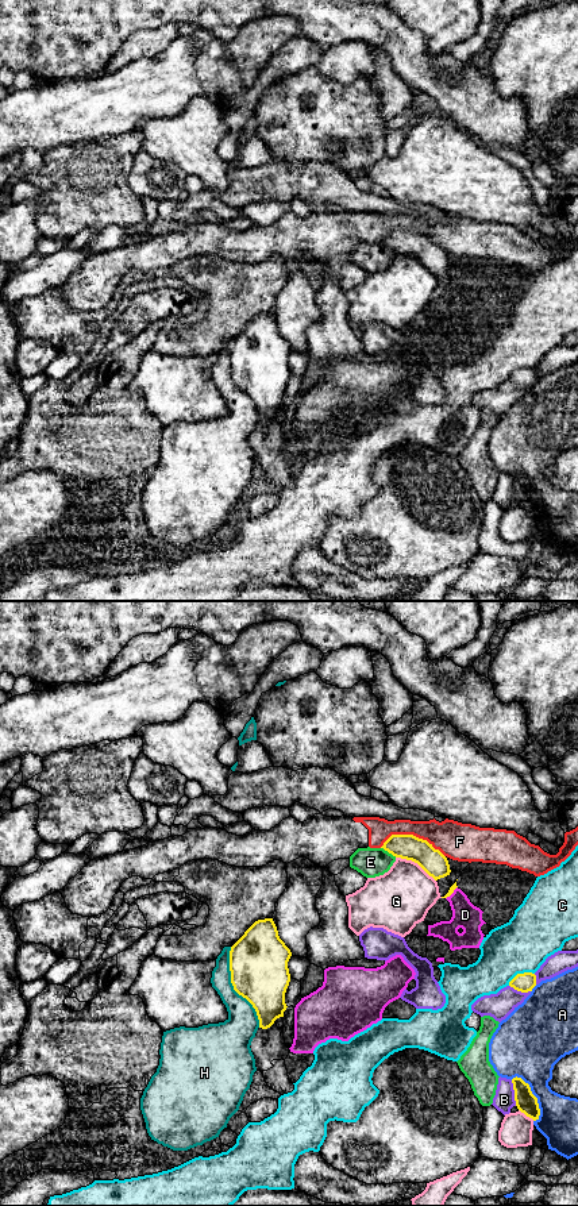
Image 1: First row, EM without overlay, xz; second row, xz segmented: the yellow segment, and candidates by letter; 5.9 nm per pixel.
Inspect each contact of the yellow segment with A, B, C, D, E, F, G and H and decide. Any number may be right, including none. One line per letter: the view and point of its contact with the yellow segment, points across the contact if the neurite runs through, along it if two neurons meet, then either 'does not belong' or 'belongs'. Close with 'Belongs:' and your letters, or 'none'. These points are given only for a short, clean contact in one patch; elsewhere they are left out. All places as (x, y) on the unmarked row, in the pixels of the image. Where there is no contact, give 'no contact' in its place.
A: contact xz (532, 489); does not belong
B: contact xz (515, 488); does not belong
C: contact xz (520, 369); does not belong
D: contact xz (451, 288); does not belong
E: contact xz (389, 247); does not belong
F: contact xz (412, 230); does not belong
G: contact xz (416, 257); does not belong
H: contact xz (234, 382); does not belong
Belongs: none

